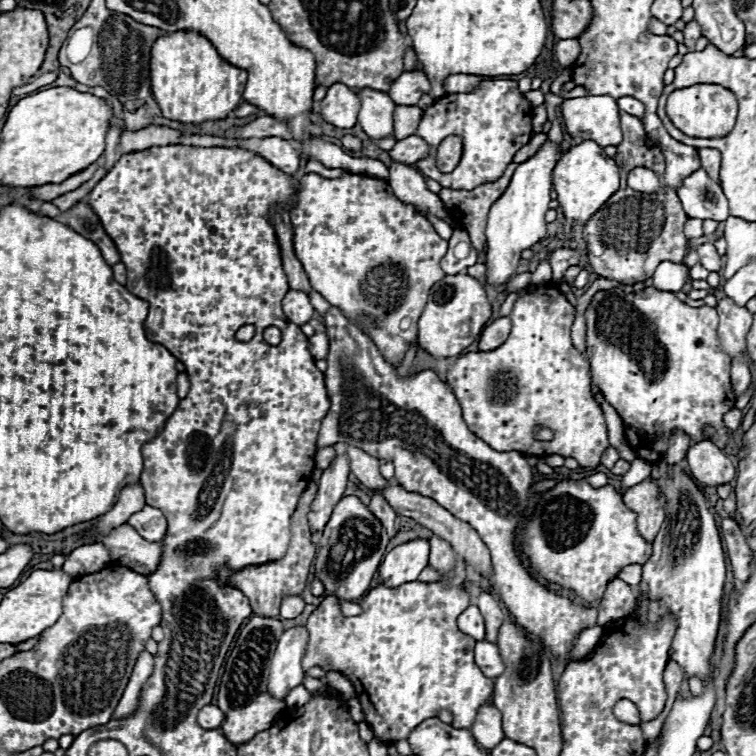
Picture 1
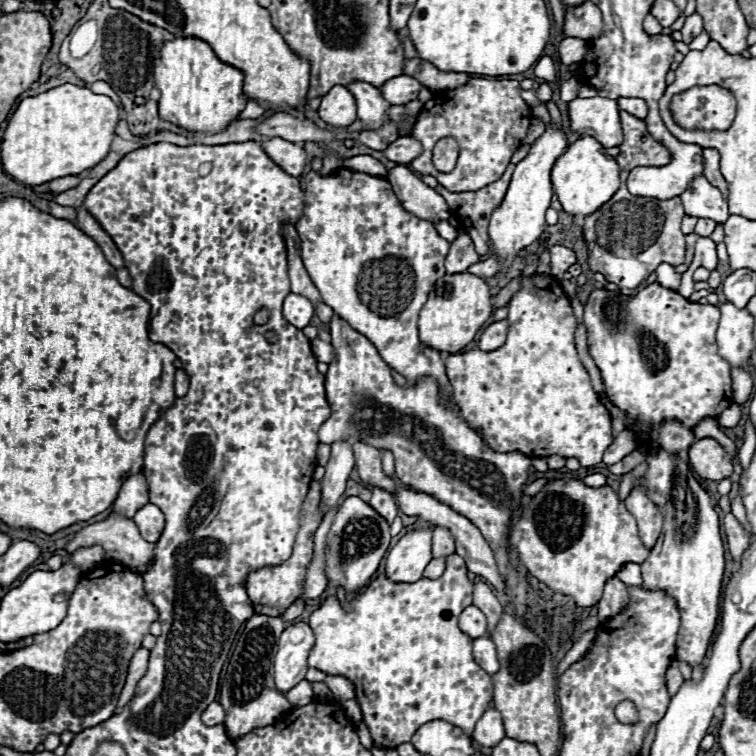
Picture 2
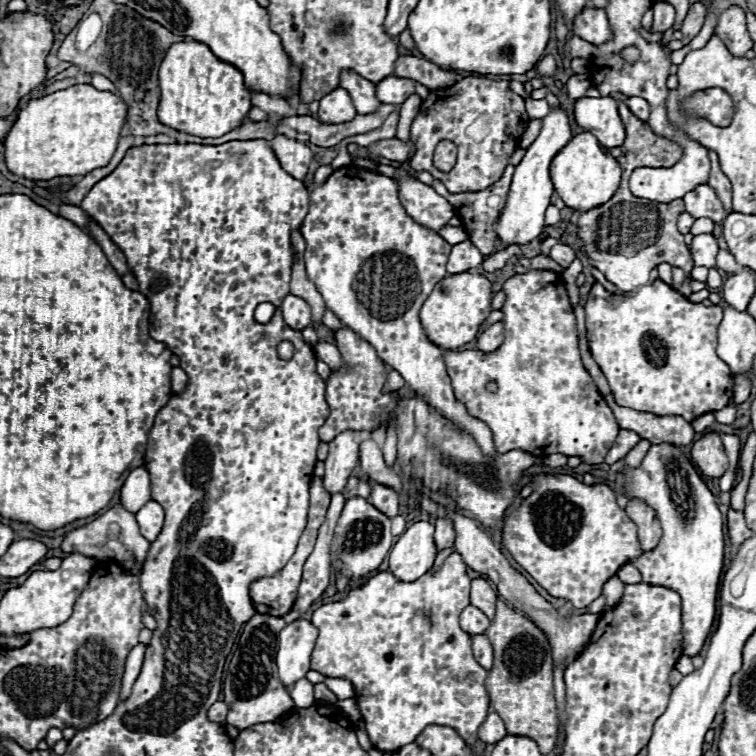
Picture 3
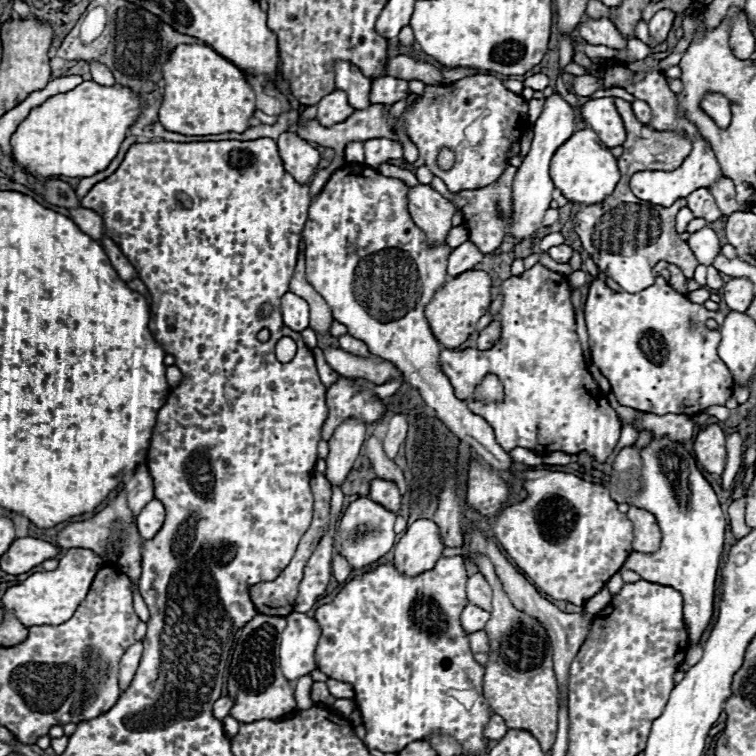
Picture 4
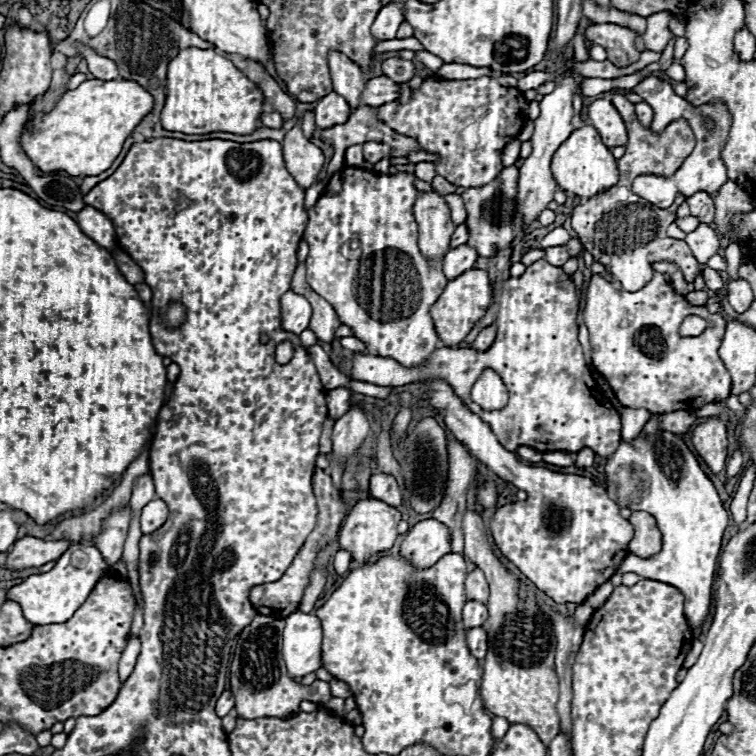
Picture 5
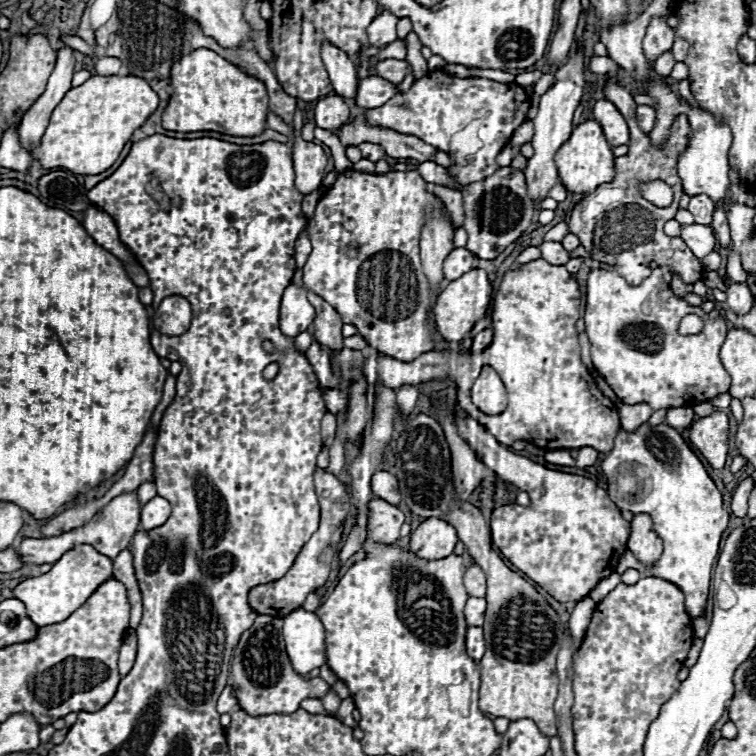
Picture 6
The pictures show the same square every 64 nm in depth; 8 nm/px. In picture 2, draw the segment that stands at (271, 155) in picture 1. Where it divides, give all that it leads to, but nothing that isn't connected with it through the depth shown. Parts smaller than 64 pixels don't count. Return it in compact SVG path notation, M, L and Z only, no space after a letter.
M270 138L262 142L264 152L290 176L300 176L306 166L306 152L304 148L296 146L294 142L282 140L282 138Z

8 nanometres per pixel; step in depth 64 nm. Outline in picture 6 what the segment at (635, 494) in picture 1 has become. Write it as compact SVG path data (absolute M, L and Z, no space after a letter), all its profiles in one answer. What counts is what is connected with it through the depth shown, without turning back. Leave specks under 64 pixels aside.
M634 514L628 550L642 562L652 566L662 554L662 540L654 532L654 522L648 514Z

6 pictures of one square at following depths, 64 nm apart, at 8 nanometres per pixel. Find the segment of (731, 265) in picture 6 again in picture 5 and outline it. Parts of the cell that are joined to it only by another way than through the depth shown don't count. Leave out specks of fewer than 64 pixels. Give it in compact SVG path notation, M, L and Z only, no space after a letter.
M737 243L730 244L724 253L724 258L726 259L728 268L727 272L732 277L732 279L737 280L738 276L738 266L743 259L743 253Z

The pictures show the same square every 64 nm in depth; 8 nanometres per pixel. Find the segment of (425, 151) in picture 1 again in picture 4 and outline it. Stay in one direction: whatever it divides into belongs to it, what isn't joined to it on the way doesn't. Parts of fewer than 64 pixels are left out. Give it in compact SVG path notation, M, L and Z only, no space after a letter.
M374 138L374 140L366 140L364 142L364 152L366 152L366 166L370 168L378 168L382 162L388 160L400 160L404 158L402 152L402 144L388 140L388 138Z

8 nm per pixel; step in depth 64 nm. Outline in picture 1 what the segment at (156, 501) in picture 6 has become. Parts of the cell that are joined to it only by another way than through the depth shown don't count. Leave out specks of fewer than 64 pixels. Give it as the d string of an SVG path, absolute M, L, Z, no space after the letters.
M144 506L144 510L136 512L134 516L130 516L128 524L148 542L160 542L166 536L166 518L158 508L152 506Z

